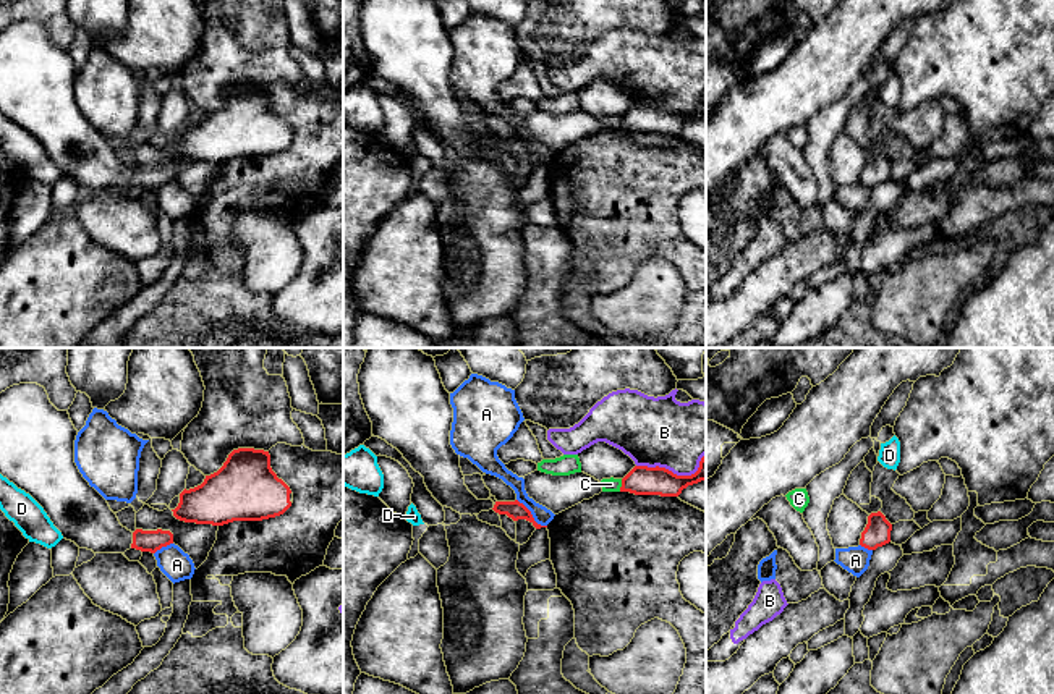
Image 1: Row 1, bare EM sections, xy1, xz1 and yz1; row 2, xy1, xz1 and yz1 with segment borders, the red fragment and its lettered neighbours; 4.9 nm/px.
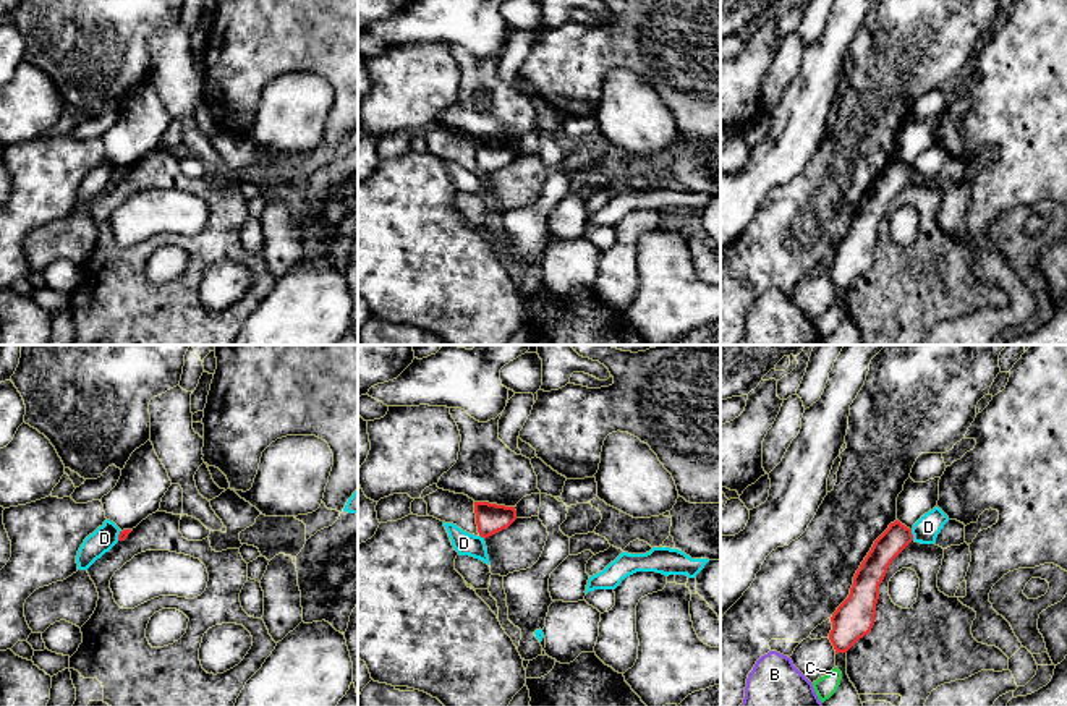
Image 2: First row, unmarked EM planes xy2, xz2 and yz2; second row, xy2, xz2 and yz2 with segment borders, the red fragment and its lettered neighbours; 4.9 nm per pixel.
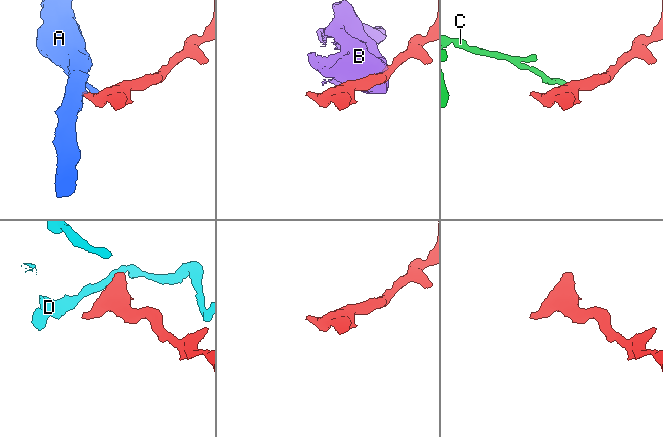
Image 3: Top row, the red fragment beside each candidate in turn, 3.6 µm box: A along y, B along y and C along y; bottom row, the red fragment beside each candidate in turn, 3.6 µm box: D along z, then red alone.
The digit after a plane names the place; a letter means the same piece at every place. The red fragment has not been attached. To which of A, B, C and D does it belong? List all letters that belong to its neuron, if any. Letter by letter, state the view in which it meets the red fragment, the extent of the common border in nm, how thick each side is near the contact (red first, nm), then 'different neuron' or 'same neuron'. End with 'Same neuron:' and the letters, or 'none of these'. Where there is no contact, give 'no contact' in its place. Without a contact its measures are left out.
A: xz1 | 200 nm | 90/90 nm | different neuron
B: xz1 | 360 nm | 140/340 nm | different neuron
C: xz1 | 70 nm | 140/70 nm | different neuron
D: yz2 | 60 nm | 140/120 nm | different neuron
Same neuron: none of these

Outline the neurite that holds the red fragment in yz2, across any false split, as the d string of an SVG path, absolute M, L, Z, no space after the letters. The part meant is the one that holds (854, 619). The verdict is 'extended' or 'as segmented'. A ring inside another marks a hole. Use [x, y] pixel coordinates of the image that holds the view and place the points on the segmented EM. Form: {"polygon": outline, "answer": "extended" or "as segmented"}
{"polygon": "M899 520L874 541L853 576L848 598L832 614L829 640L837 653L847 653L874 625L879 585L892 560L913 541L912 530Z", "answer": "as segmented"}

